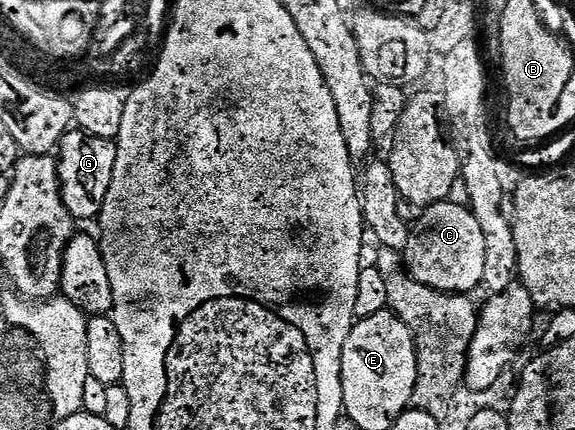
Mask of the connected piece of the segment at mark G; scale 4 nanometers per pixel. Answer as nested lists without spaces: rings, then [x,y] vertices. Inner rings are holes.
[[[71,130],[64,134],[62,143],[56,149],[58,165],[58,185],[64,206],[75,221],[97,221],[112,186],[112,170],[116,170],[118,145],[115,141],[96,138],[81,130]]]

